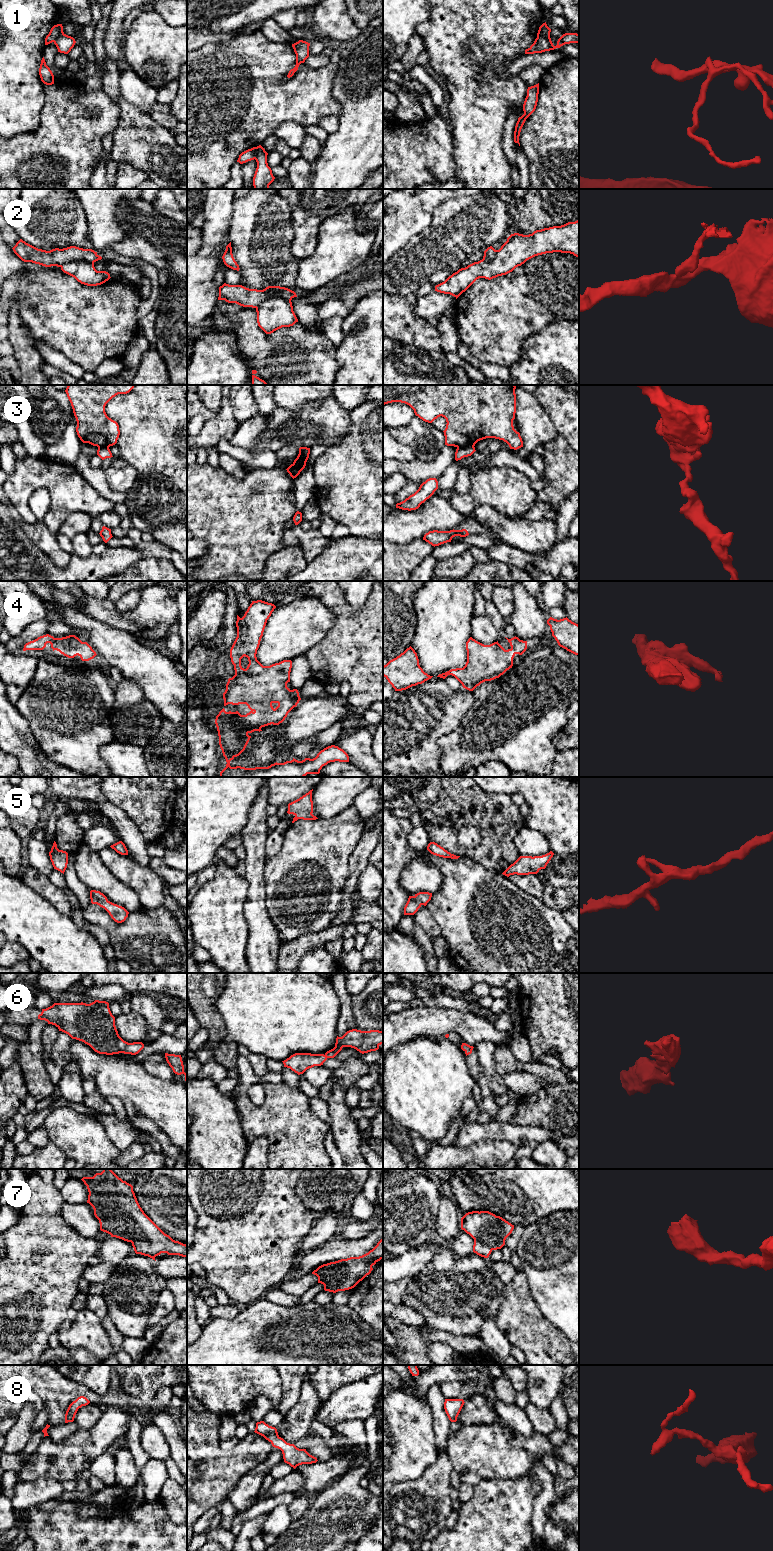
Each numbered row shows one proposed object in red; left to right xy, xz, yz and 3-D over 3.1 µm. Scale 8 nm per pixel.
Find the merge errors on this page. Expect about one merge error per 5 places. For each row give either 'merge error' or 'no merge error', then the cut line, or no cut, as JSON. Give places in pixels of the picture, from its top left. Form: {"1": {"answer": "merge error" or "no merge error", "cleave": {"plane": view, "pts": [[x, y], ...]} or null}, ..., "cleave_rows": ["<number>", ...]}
{"1": {"answer": "merge error", "cleave": {"plane": "yz", "pts": [[537, 35], [549, 36]]}}, "2": {"answer": "merge error", "cleave": {"plane": "xz", "pts": [[290, 300], [283, 299], [274, 292], [256, 308]]}}, "3": {"answer": "merge error", "cleave": {"plane": "yz", "pts": [[473, 445], [457, 447]]}}, "4": {"answer": "no merge error", "cleave": null}, "5": {"answer": "no merge error", "cleave": null}, "6": {"answer": "no merge error", "cleave": null}, "7": {"answer": "no merge error", "cleave": null}, "8": {"answer": "no merge error", "cleave": null}, "cleave_rows": ["1", "2", "3"]}

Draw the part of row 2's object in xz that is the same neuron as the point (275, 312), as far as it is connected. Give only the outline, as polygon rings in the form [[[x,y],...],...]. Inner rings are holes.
[[[268,286],[263,289],[272,295],[256,308],[258,326],[266,334],[271,334],[282,327],[293,326],[298,322],[292,302],[275,293],[278,288],[279,286]]]

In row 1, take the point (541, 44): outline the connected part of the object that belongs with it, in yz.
[[[565,33],[557,41],[557,45],[554,46],[550,36],[537,36],[534,43],[525,50],[525,54],[542,53],[545,51],[554,50],[560,48],[565,44],[579,43],[579,34],[577,33]]]

